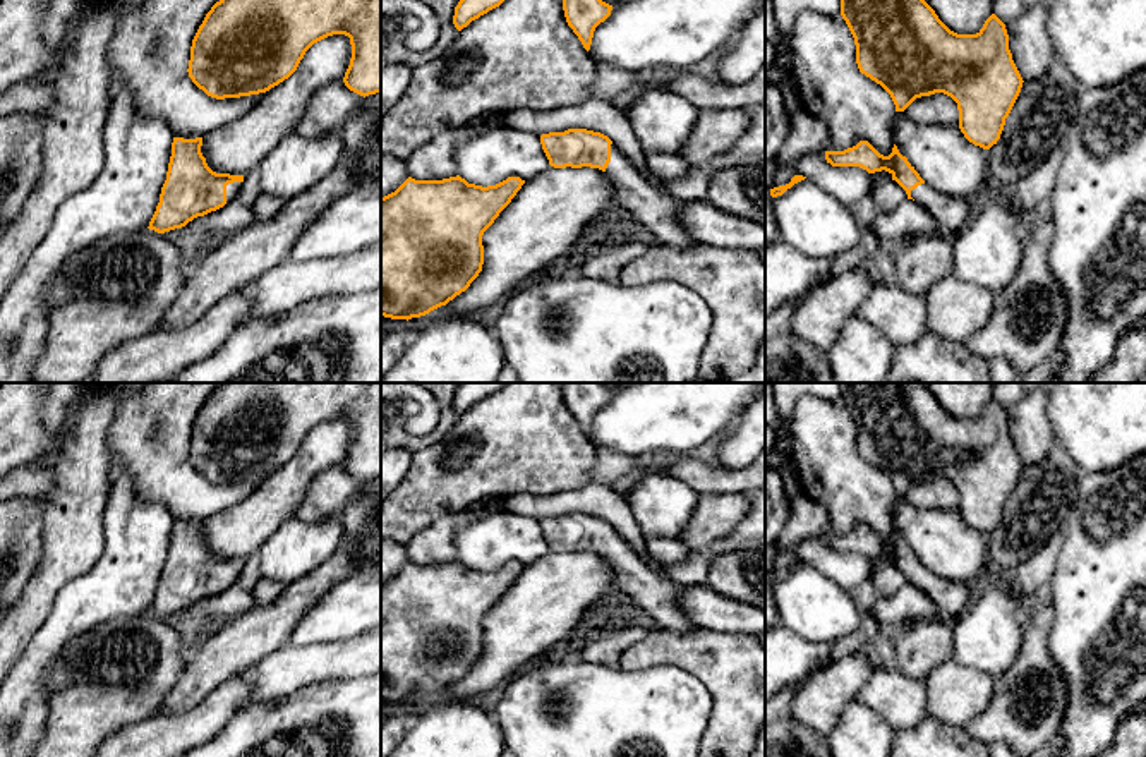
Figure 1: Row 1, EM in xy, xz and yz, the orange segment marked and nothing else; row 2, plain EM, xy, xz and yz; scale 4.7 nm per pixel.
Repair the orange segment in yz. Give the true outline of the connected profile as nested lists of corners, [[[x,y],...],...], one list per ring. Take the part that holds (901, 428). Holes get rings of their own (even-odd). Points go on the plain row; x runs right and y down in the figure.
[[[841,383],[841,400],[854,422],[860,457],[890,479],[896,496],[904,496],[916,482],[944,477],[957,488],[959,513],[969,527],[983,534],[997,529],[1024,465],[1009,434],[1005,409],[995,398],[976,419],[950,415],[923,383]]]

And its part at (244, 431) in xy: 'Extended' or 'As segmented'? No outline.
As segmented

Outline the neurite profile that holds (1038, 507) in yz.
[[[1057,438],[1043,462],[1022,467],[1000,524],[986,534],[988,558],[997,573],[1009,575],[1062,530],[1079,475]]]

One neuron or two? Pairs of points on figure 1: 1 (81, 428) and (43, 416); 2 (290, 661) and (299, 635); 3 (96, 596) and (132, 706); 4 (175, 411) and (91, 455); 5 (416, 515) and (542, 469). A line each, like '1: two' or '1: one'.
1: two
2: two
3: two
4: two
5: one

